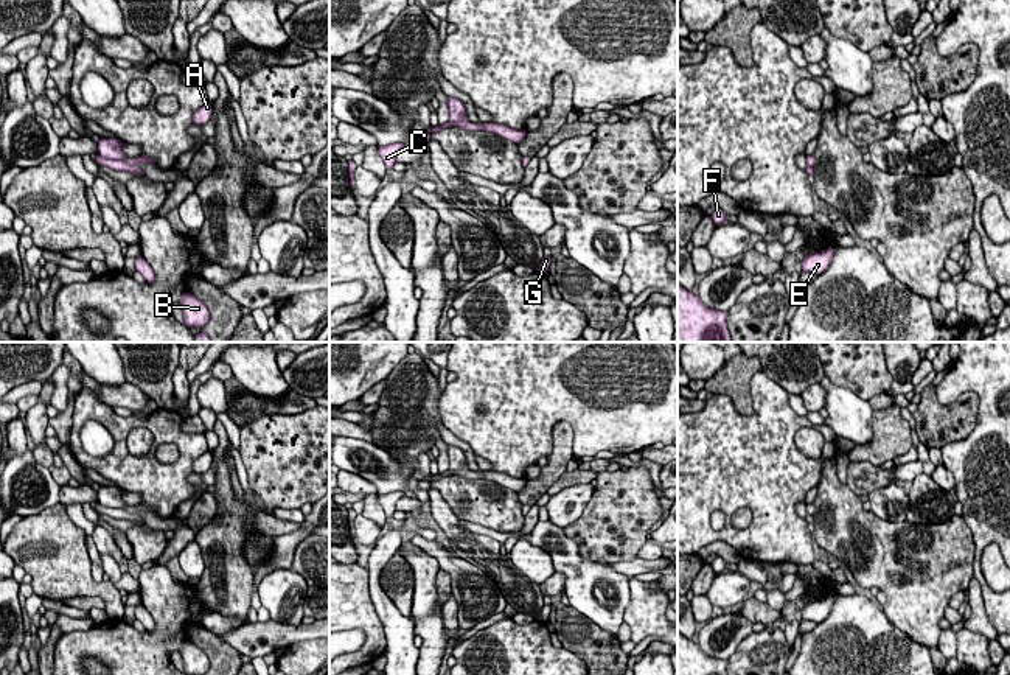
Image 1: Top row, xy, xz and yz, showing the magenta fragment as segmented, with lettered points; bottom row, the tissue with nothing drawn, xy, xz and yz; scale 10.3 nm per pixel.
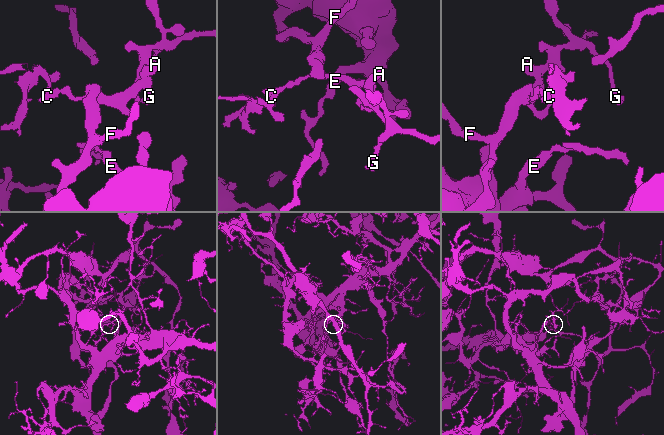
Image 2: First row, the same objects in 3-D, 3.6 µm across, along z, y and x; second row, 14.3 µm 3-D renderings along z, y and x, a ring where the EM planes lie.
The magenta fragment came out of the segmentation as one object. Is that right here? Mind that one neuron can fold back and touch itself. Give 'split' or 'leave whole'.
split

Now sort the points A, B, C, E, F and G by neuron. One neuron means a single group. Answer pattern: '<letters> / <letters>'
A C G / B E F

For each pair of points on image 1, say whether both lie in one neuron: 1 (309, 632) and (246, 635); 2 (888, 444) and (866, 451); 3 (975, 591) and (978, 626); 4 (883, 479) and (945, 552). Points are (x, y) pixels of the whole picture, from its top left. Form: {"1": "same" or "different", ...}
{"1": "same", "2": "same", "3": "same", "4": "different"}

